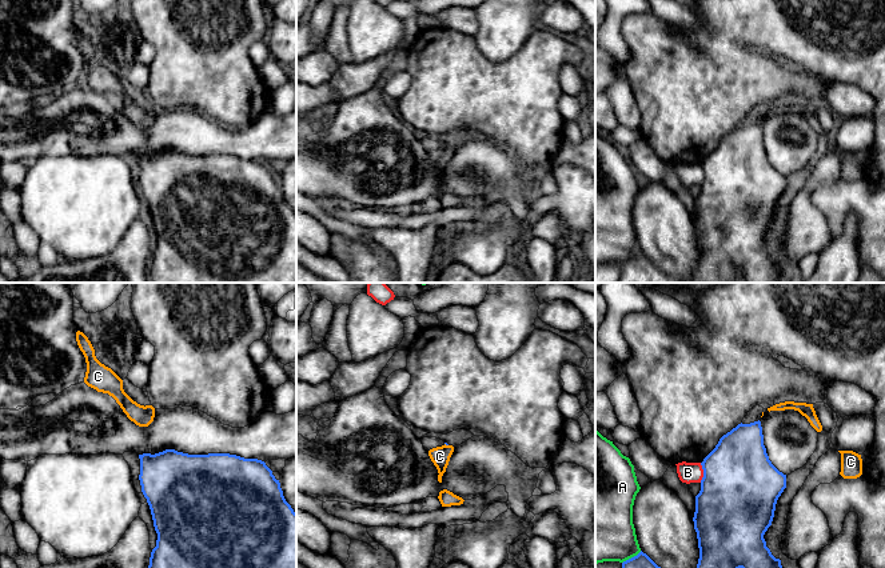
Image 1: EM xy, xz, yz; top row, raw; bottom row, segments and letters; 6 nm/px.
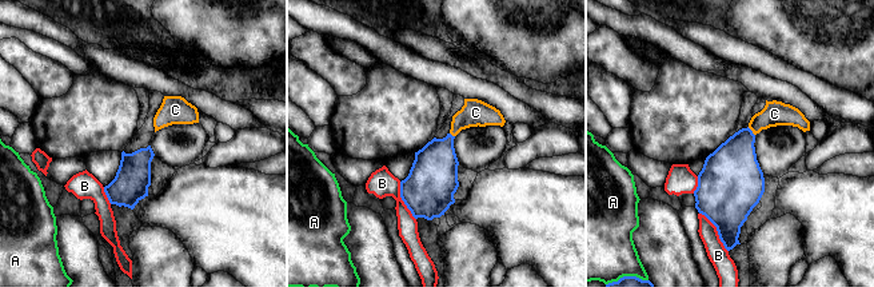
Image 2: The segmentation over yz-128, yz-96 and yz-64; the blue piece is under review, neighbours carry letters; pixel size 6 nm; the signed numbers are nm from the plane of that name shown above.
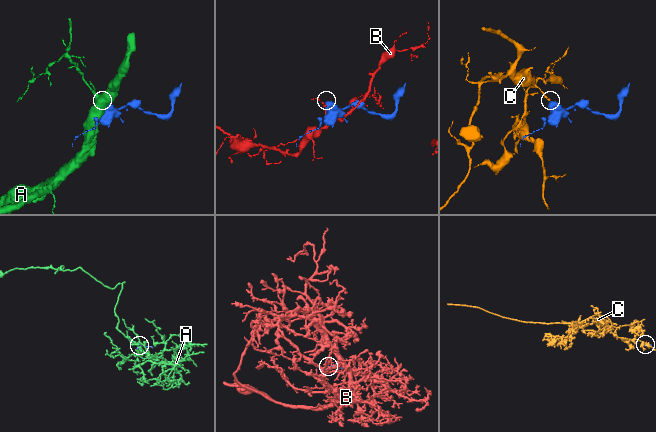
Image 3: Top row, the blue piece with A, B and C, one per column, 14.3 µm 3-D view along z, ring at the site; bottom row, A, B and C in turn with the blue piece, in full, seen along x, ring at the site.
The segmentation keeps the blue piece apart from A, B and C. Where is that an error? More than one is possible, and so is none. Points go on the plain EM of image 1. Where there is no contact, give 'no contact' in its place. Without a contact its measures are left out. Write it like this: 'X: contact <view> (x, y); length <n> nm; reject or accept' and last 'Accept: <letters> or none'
A: contact yz (632, 259); length 140 nm; reject
B: contact yz (704, 174); length 120 nm; reject
C: contact xz (446, 146); length 30 nm; accept
Accept: C

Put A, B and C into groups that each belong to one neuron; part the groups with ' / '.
A / B / C

